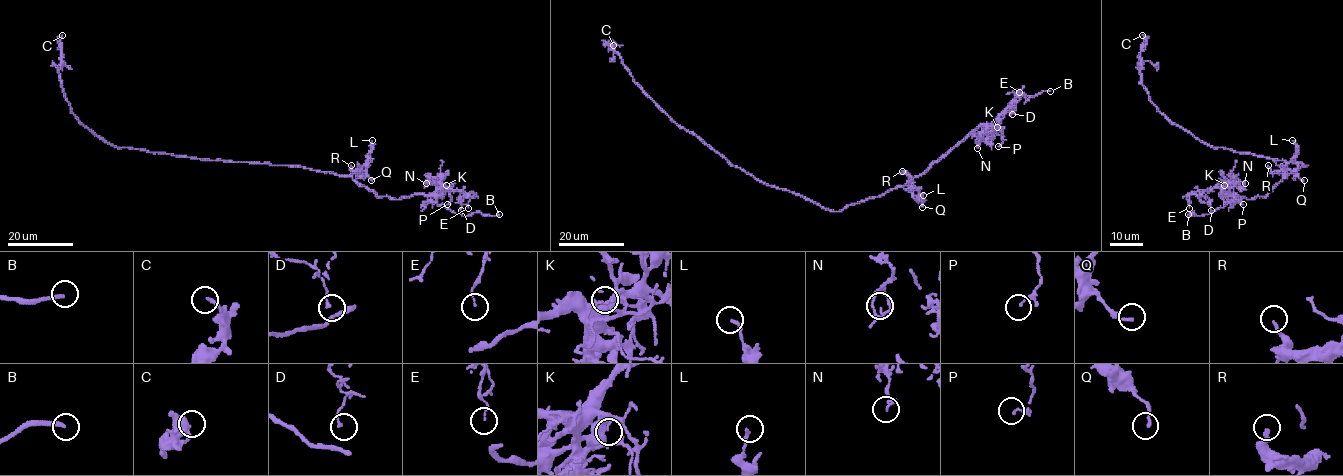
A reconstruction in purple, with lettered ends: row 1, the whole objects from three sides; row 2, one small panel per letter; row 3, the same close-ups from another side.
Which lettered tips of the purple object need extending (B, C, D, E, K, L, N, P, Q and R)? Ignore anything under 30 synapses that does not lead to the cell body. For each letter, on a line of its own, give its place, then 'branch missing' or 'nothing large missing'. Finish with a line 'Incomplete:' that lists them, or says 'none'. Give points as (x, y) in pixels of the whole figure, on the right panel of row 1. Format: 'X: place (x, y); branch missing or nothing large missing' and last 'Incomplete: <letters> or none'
B: place (1188, 214); branch missing
C: place (1142, 35); nothing large missing
D: place (1211, 210); nothing large missing
E: place (1189, 208); nothing large missing
K: place (1224, 185); nothing large missing
L: place (1292, 140); nothing large missing
N: place (1245, 183); nothing large missing
P: place (1243, 204); nothing large missing
Q: place (1304, 180); nothing large missing
R: place (1268, 165); nothing large missing
Incomplete: B

